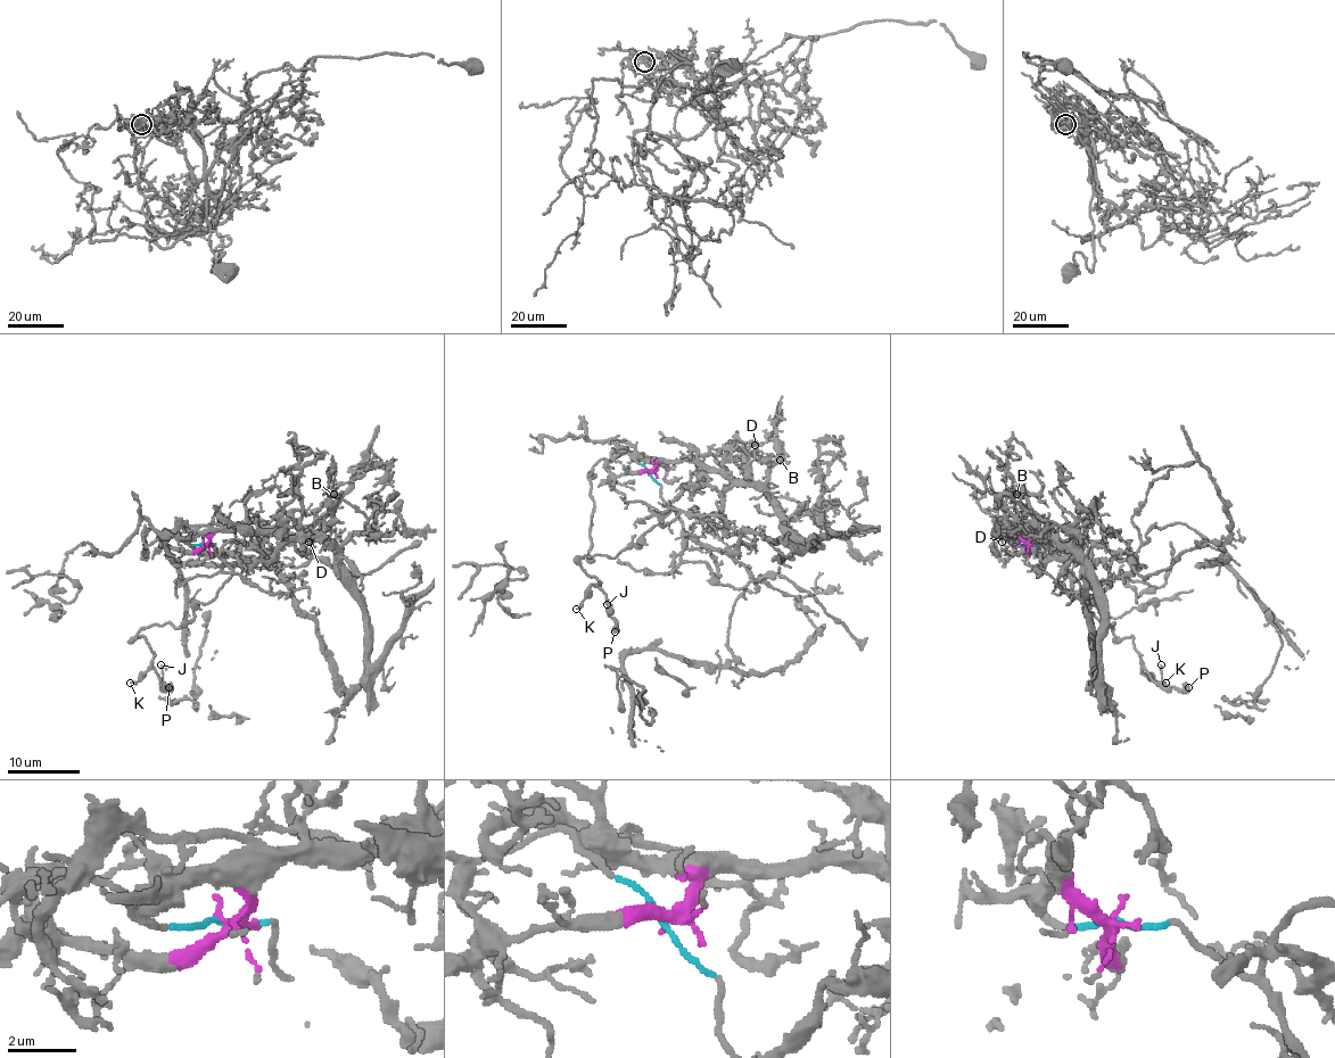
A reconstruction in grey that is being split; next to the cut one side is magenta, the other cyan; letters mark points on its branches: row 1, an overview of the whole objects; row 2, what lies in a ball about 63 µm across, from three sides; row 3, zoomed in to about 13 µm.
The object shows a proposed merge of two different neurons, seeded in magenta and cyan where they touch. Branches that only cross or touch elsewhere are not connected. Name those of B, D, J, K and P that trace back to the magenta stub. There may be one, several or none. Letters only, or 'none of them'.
B, D

